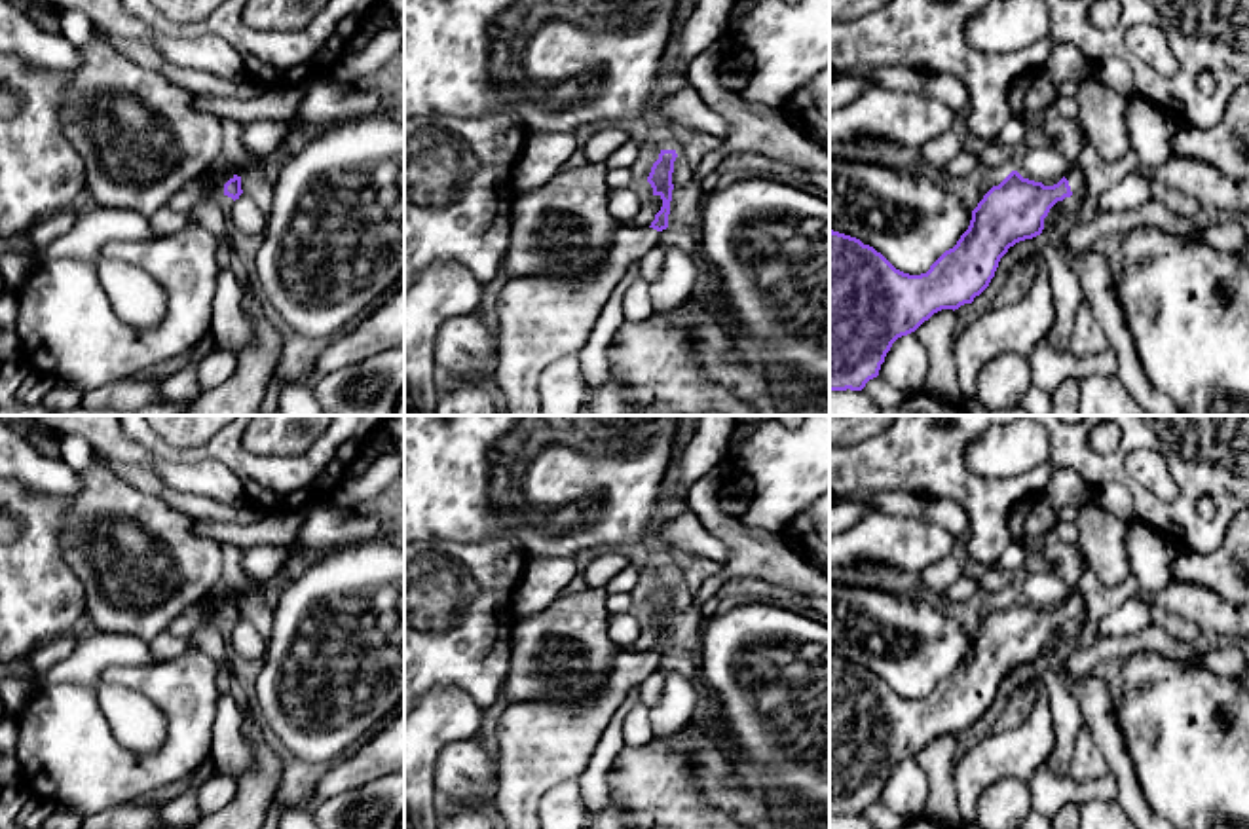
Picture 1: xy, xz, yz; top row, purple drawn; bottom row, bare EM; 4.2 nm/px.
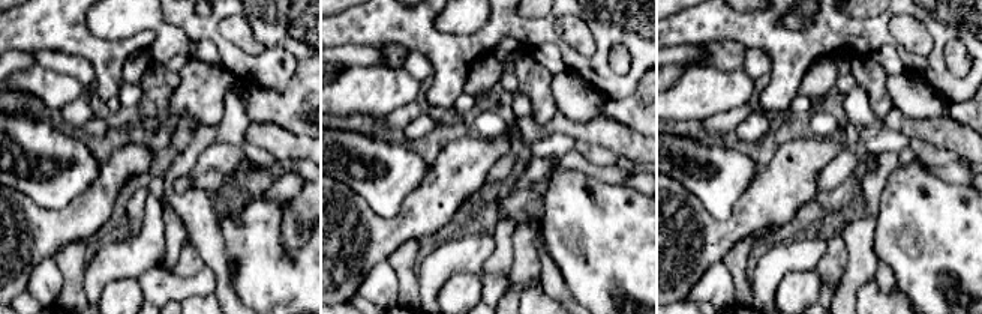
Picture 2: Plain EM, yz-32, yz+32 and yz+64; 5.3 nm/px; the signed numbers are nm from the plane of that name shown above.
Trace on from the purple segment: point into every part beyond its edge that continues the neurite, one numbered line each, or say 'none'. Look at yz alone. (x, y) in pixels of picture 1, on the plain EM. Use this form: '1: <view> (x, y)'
1: yz (1075, 600)

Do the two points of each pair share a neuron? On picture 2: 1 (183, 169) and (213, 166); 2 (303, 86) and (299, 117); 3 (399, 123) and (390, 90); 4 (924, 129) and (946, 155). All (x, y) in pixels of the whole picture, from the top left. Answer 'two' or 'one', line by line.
1: two
2: one
3: two
4: two

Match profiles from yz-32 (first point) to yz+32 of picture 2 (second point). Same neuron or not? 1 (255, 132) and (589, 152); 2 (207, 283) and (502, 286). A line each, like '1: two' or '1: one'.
1: two
2: one

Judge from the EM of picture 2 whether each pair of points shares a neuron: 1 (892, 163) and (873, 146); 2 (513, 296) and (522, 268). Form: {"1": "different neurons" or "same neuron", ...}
{"1": "different neurons", "2": "same neuron"}

